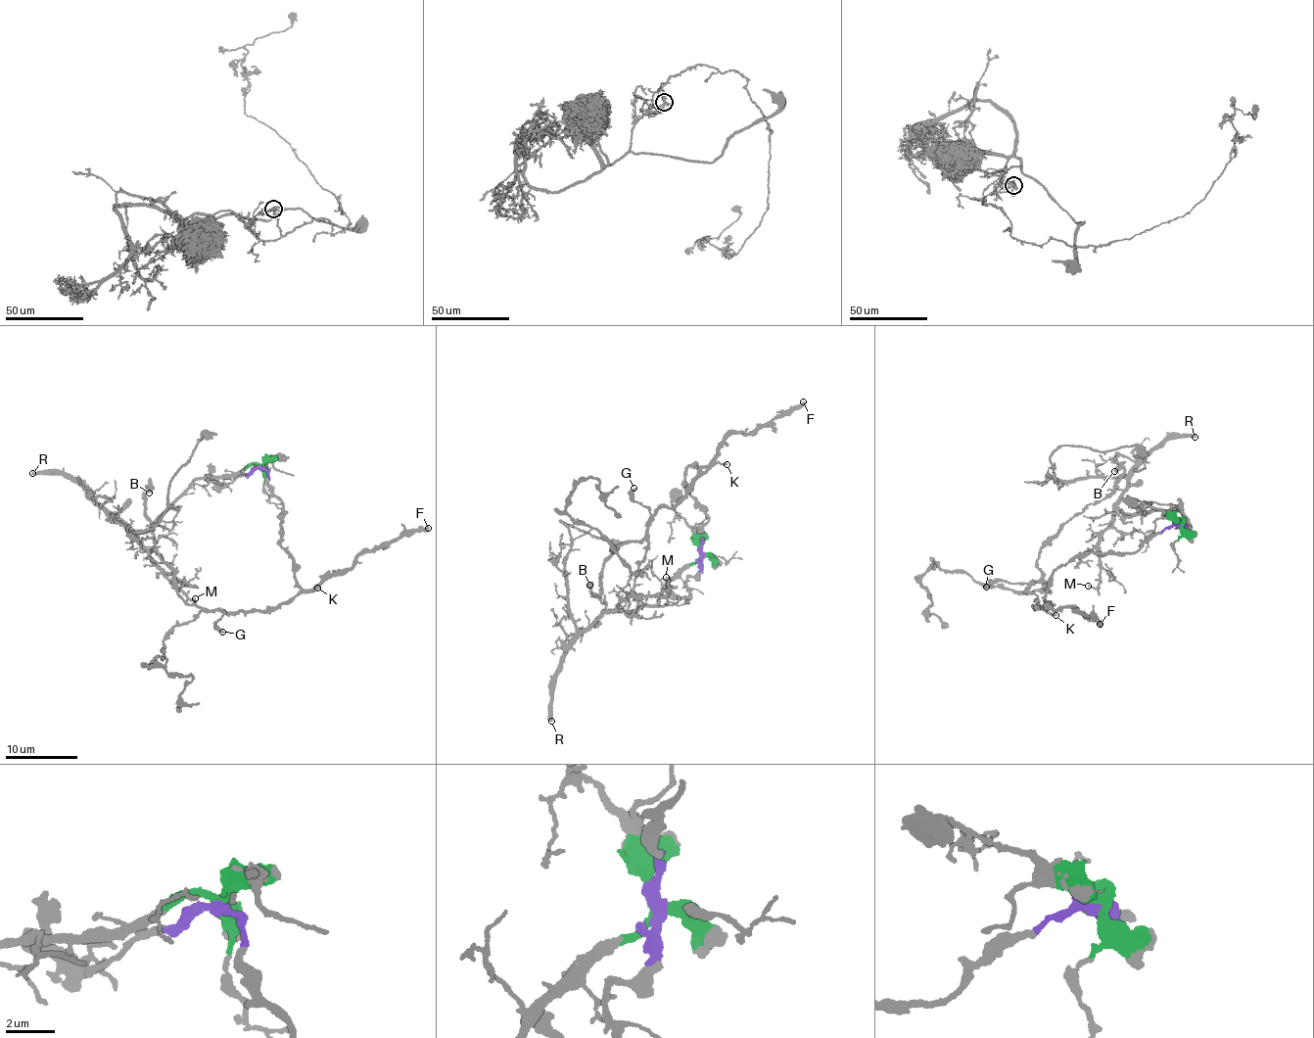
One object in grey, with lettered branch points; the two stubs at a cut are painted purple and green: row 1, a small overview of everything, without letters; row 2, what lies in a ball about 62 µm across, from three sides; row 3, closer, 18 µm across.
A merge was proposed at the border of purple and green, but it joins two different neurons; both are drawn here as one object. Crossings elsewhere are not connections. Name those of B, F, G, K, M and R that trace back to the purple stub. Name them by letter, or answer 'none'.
B, F, G, K

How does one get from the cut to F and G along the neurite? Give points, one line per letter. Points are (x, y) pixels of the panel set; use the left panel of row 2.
F: (261, 467), (284, 506), (281, 547), (304, 589), (352, 569), (358, 555), (429, 529)
G: (261, 467), (284, 506), (281, 547), (293, 561), (299, 589), (262, 610), (226, 613), (215, 624), (223, 633)

